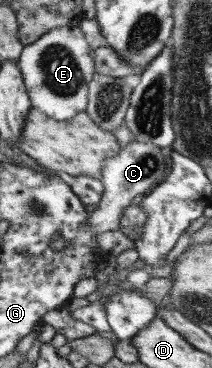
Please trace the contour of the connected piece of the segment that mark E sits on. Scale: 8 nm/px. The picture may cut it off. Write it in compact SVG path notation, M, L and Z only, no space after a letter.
M78 24L57 27L37 42L25 46L19 56L18 67L23 73L32 107L57 121L65 121L85 112L89 82L95 74L92 51Z

